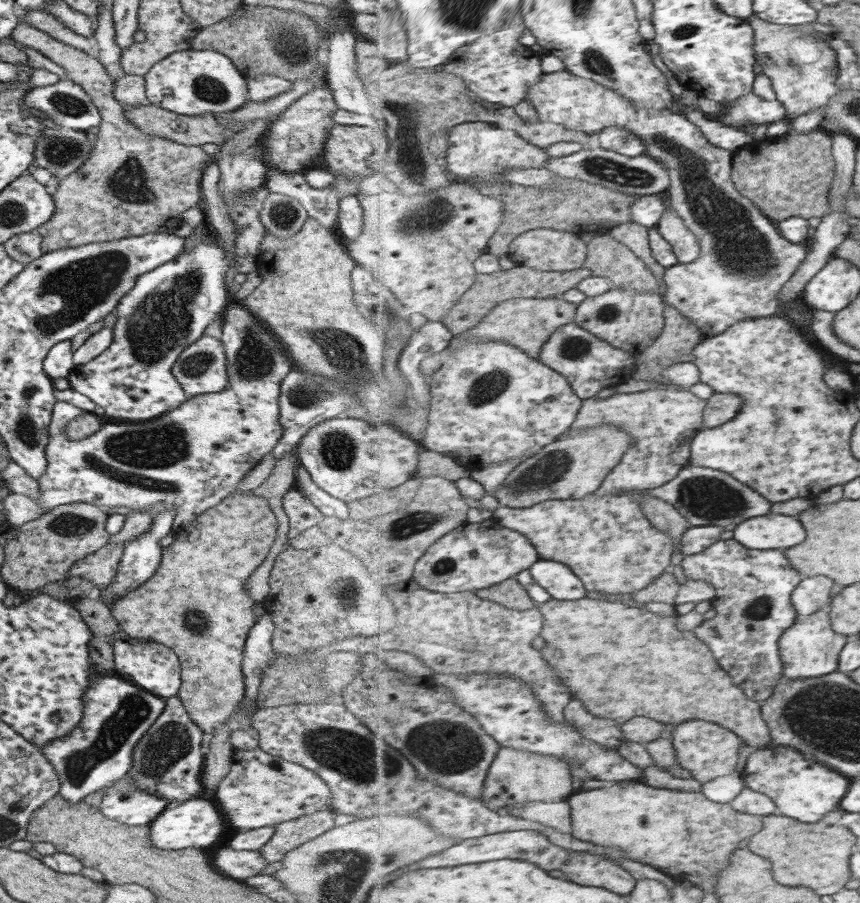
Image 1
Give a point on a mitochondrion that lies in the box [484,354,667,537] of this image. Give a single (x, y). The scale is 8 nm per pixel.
(547, 470)

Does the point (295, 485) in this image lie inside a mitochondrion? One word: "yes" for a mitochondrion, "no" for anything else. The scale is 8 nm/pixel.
no

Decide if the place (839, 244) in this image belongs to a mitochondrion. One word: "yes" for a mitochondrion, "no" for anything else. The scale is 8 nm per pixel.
no

